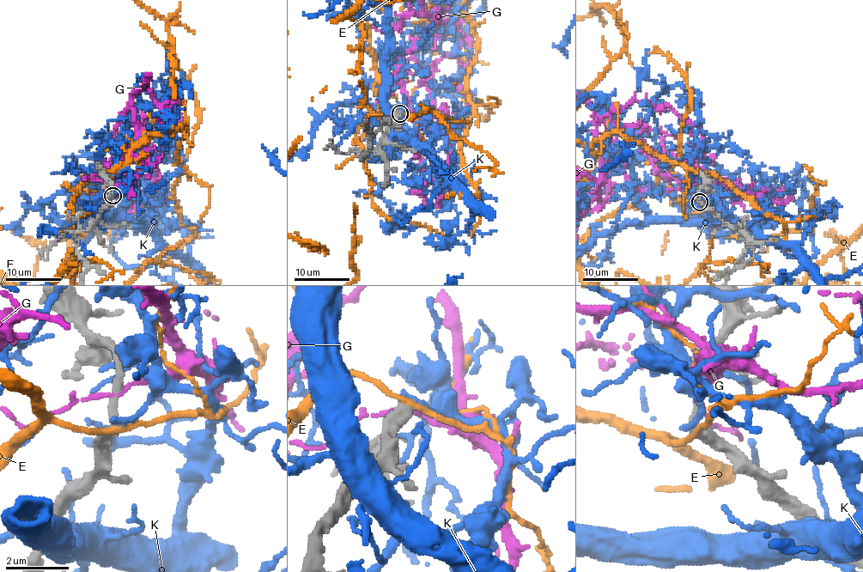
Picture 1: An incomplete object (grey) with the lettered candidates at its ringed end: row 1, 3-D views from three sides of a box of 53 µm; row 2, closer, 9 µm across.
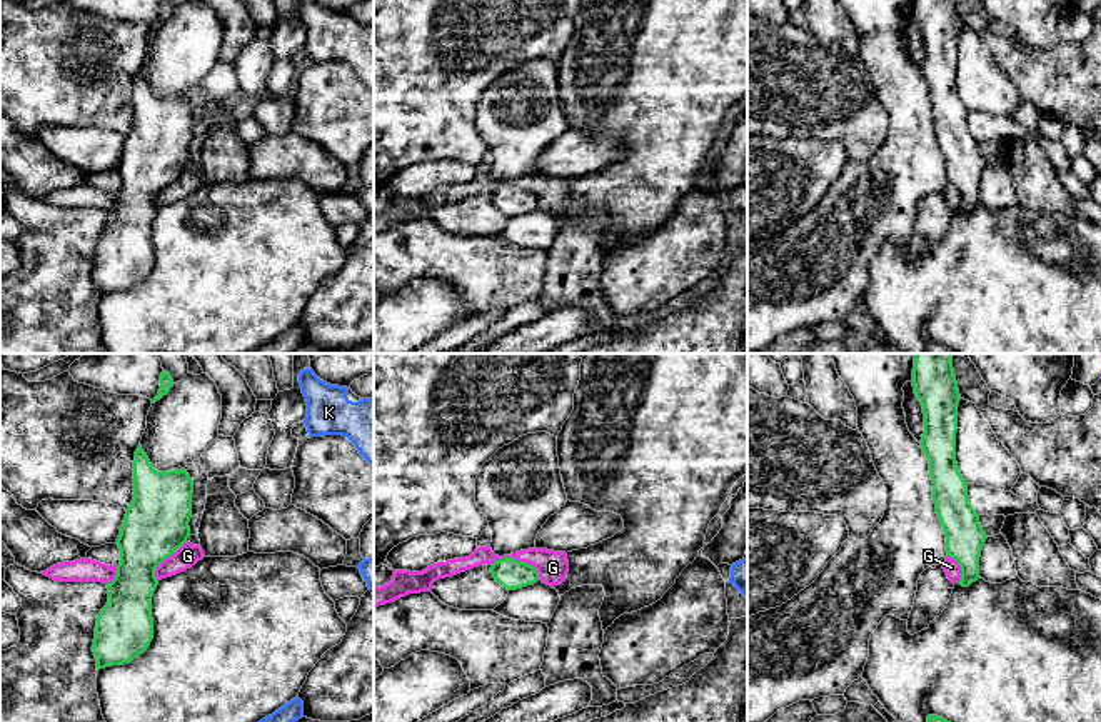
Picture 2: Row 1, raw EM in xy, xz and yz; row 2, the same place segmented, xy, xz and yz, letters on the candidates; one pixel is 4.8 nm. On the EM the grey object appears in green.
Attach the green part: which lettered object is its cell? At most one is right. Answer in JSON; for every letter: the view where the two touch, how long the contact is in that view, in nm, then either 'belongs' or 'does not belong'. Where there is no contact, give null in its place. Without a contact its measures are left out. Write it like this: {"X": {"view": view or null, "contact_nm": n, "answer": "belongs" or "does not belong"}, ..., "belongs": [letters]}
{"E": {"view": null, "answer": "does not belong"}, "G": {"view": "xz", "contact_nm": 260, "answer": "does not belong"}, "K": {"view": null, "answer": "does not belong"}, "belongs": []}

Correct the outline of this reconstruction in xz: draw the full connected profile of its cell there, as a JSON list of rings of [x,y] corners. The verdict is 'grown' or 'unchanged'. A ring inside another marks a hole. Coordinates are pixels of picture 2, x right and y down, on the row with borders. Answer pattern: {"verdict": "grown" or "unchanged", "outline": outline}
{"verdict": "unchanged", "outline": [[[512,557],[495,560],[490,567],[490,574],[495,582],[507,590],[517,590],[539,580],[539,572],[534,565],[519,562]]]}

